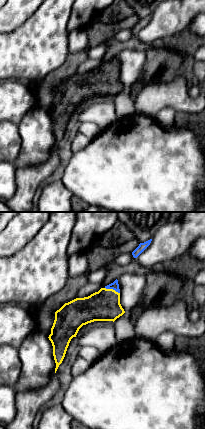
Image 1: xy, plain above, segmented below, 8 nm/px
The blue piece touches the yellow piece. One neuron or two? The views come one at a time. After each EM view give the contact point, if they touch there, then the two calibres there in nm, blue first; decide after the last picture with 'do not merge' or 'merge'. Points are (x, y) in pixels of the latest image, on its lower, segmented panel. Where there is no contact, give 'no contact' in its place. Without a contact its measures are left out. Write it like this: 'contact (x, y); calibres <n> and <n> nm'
contact (112, 288); calibres 60 and 260 nm

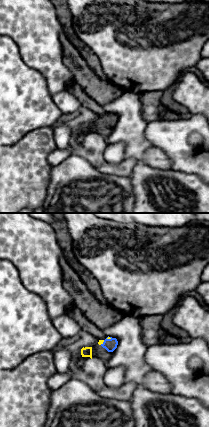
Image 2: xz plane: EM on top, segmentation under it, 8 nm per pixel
contact (109, 339); calibres 100 and 20 nm

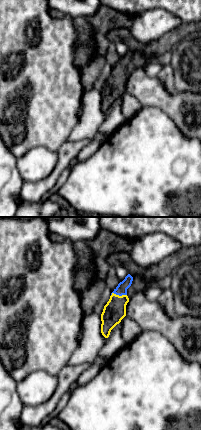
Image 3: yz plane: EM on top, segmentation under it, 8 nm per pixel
contact (119, 295); calibres 90 and 180 nm

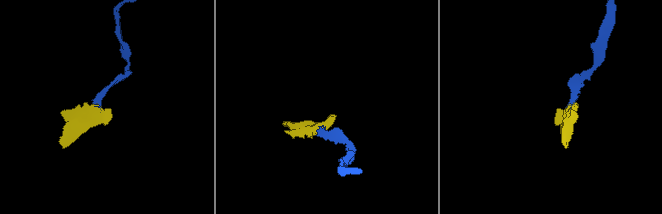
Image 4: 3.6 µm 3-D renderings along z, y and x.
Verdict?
merge

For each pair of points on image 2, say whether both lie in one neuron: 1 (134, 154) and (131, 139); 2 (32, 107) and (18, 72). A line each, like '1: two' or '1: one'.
1: one
2: one

